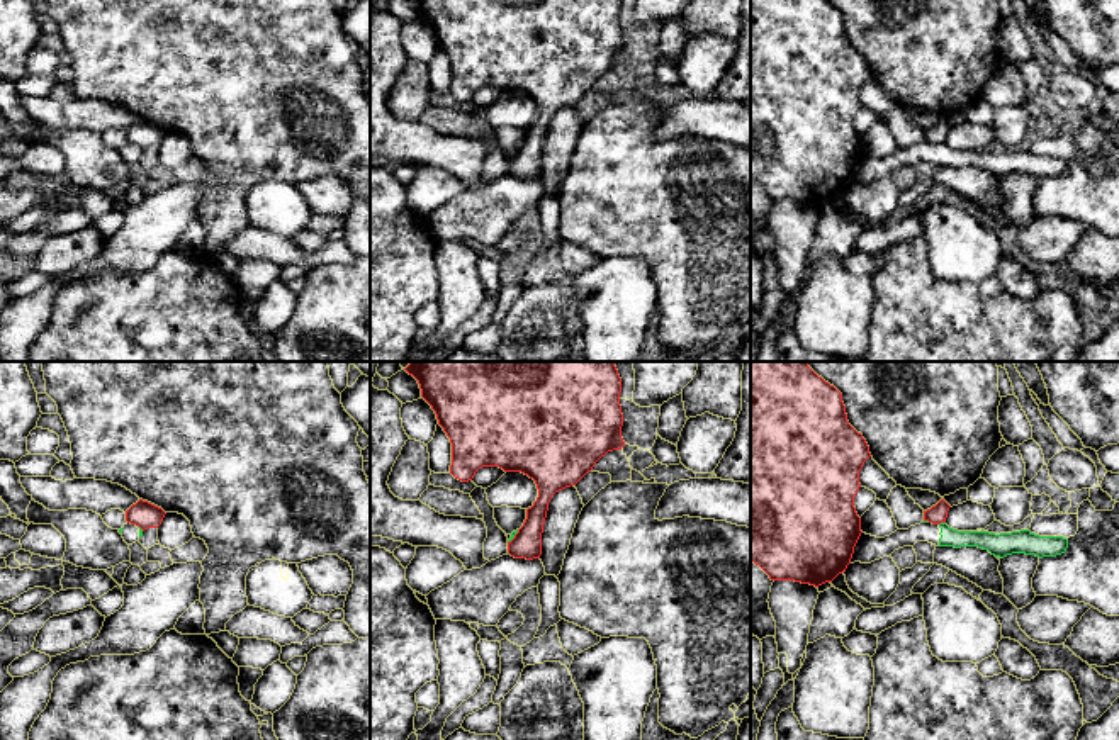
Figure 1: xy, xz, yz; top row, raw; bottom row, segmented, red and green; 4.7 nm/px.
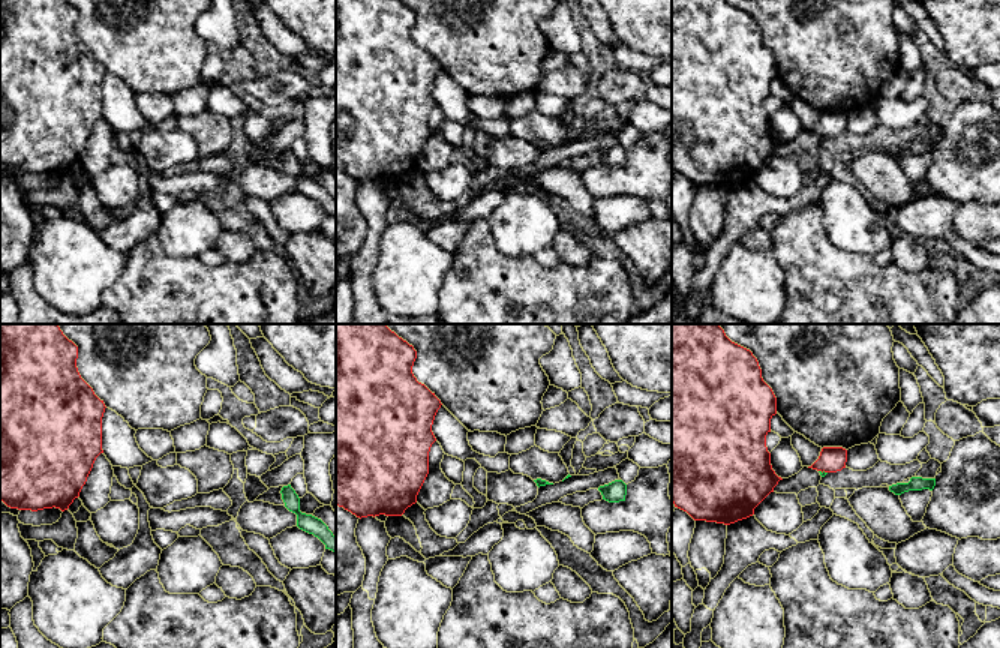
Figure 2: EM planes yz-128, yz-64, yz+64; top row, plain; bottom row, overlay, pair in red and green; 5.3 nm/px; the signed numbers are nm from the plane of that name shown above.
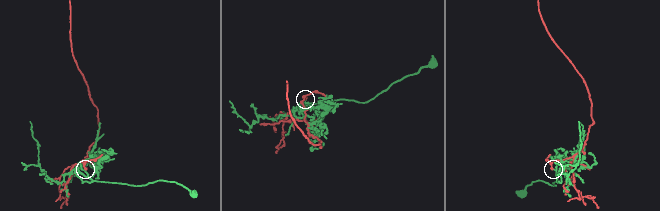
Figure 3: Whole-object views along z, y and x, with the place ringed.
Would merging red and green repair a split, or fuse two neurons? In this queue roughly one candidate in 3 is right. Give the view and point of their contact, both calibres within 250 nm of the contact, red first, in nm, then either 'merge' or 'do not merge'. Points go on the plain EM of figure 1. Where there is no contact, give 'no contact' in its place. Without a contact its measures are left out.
yz (941, 141) | 90/90 nm | do not merge

